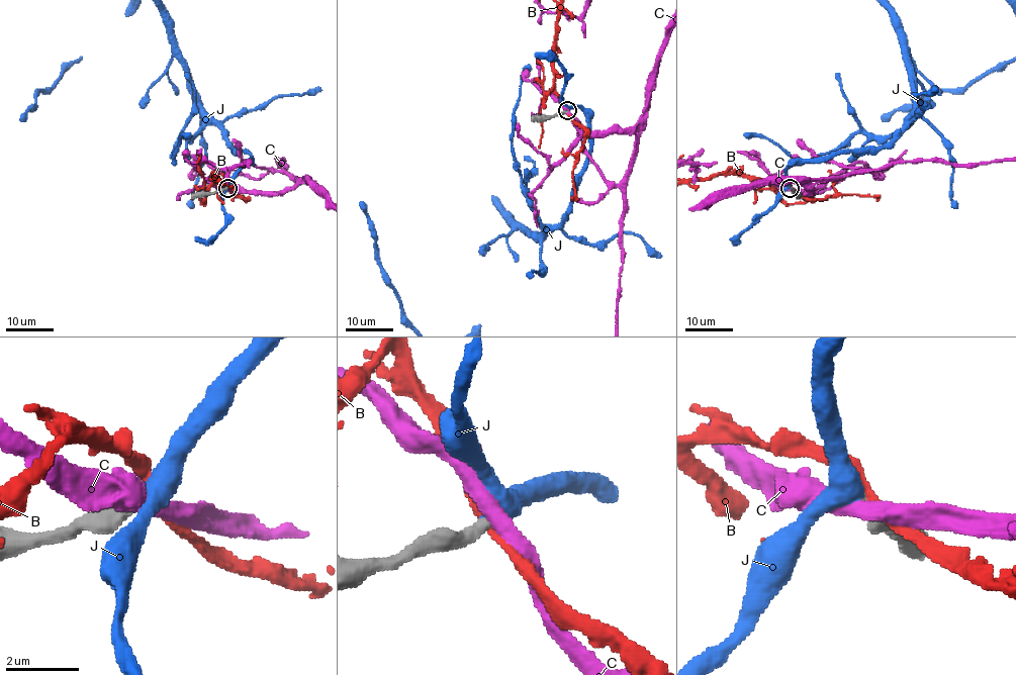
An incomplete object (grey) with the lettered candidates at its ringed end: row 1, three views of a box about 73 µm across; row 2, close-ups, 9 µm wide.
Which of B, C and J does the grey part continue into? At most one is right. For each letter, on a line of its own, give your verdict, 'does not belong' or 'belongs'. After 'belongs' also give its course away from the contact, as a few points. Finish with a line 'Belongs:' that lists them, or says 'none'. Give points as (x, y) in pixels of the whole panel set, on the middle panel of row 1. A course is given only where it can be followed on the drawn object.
B: does not belong
C: does not belong
J: belongs
Belongs: J

